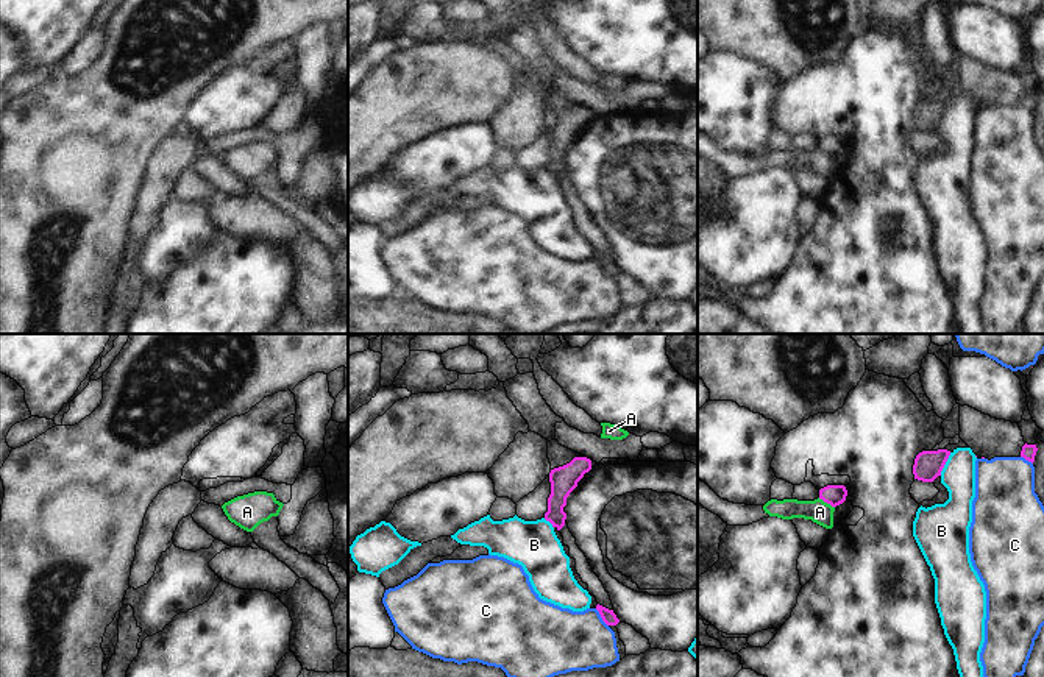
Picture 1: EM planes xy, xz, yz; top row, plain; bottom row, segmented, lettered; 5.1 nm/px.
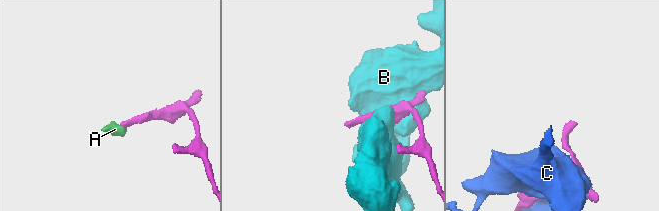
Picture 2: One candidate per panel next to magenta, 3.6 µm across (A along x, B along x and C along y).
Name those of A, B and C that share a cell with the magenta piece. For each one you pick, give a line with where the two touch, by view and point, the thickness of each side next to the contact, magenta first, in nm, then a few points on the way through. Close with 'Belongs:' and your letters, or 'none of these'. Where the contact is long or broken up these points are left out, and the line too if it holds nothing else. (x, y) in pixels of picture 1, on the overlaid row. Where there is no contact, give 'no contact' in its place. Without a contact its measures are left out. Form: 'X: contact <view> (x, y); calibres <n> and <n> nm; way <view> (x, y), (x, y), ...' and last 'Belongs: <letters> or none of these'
Belongs: none of these

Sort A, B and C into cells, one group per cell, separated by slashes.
A / B / C

